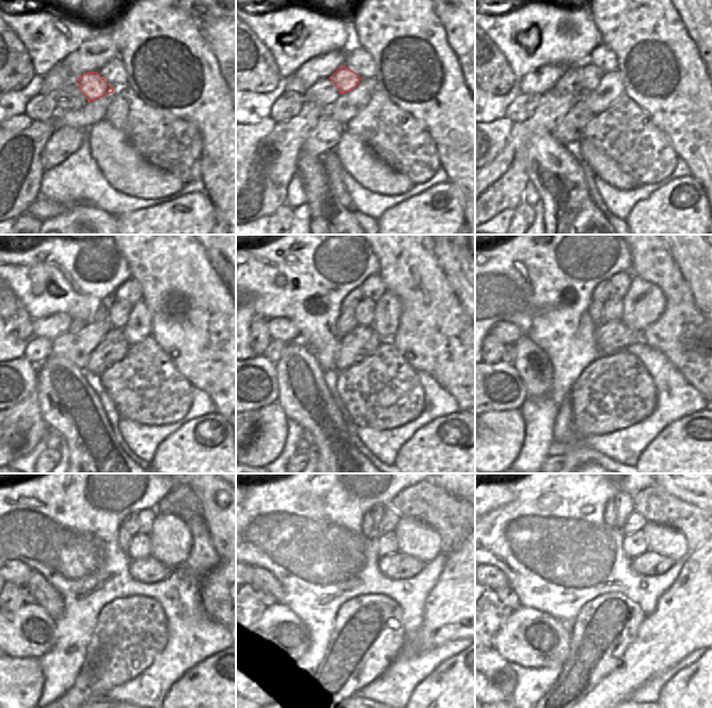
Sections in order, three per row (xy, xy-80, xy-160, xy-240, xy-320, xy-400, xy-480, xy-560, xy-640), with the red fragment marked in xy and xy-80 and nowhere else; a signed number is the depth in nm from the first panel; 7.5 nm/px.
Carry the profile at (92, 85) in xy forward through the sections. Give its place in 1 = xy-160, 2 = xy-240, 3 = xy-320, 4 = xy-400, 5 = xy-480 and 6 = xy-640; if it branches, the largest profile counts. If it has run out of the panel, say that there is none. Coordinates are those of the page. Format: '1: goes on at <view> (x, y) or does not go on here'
1: goes on at xy-160 (590, 76)
2: goes on at xy-240 (119, 314)
3: goes on at xy-320 (364, 311)
4: goes on at xy-400 (612, 308)
5: goes on at xy-480 (140, 547)
6: goes on at xy-640 (635, 544)

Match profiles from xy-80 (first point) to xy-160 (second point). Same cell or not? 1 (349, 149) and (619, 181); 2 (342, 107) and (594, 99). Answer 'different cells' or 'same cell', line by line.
1: same cell
2: same cell

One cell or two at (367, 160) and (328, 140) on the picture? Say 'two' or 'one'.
two

